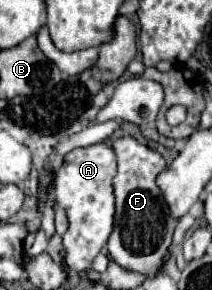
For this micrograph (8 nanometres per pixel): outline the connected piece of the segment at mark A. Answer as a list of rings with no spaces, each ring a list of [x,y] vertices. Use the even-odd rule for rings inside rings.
[[[105,142],[75,148],[65,156],[63,166],[55,178],[55,202],[67,212],[69,230],[63,234],[63,244],[67,250],[65,264],[71,270],[83,272],[91,268],[93,258],[107,244],[115,220],[115,194],[113,176],[117,174],[117,158],[111,146]]]

